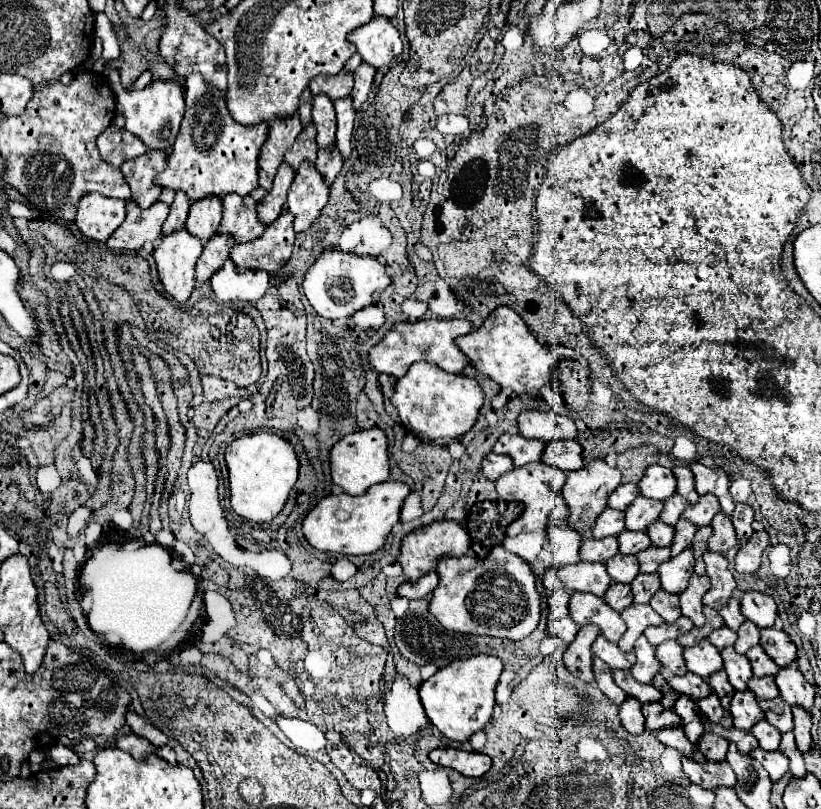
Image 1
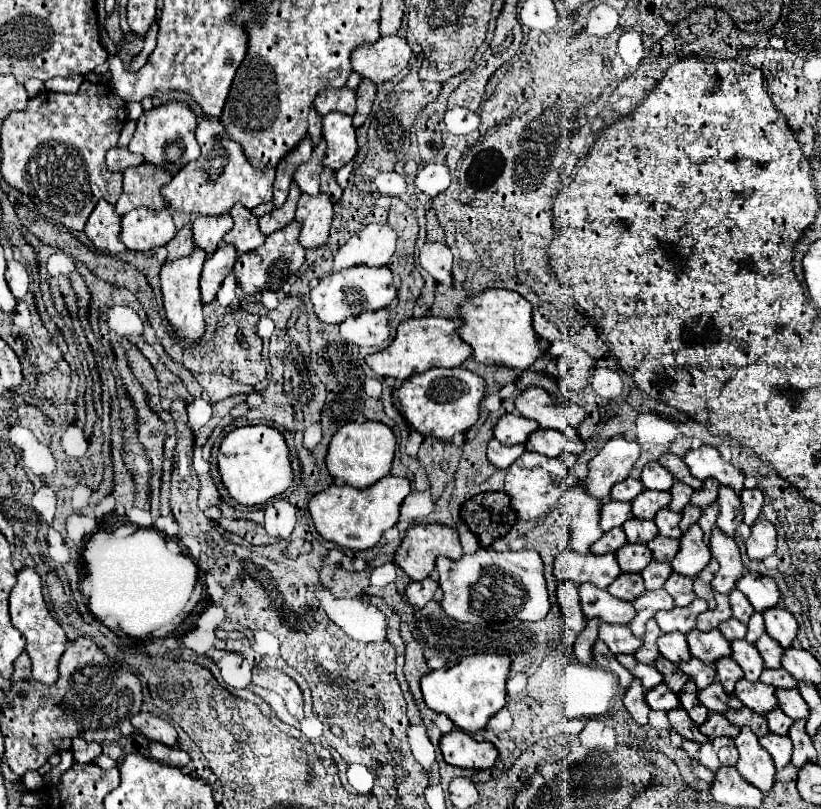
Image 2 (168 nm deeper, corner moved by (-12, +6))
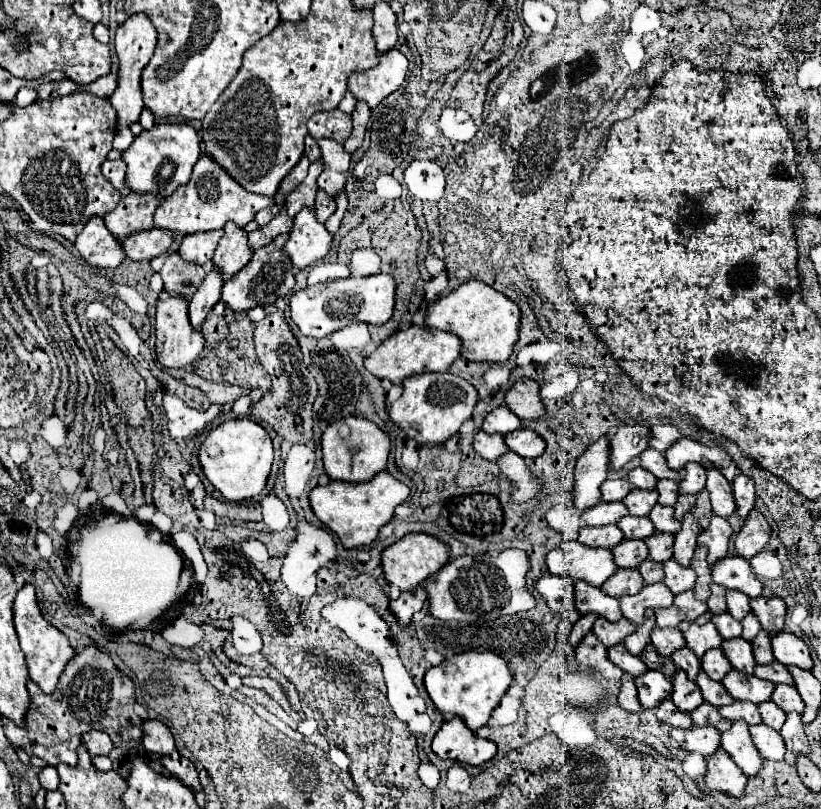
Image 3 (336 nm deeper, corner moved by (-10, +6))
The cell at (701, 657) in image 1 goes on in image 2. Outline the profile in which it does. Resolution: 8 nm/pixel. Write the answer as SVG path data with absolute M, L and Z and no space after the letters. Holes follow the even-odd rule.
M717 628L709 630L709 632L691 630L687 634L687 642L689 642L691 656L695 656L707 664L713 664L713 662L717 662L717 658L731 654L729 642L725 640L725 636Z

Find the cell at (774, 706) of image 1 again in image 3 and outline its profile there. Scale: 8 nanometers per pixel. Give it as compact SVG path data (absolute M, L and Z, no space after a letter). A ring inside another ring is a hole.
M777 684L771 700L773 700L781 710L785 710L787 714L789 714L789 712L799 712L799 714L801 714L803 708L805 708L805 704L803 704L797 688L795 688L795 686L787 686L787 684Z

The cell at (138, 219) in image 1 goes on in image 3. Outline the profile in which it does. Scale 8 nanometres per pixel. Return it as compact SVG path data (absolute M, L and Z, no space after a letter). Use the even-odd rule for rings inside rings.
M151 228L151 230L139 230L139 234L131 234L123 240L123 248L127 258L131 260L153 260L155 256L161 256L169 250L173 242L173 234L167 234L167 230Z

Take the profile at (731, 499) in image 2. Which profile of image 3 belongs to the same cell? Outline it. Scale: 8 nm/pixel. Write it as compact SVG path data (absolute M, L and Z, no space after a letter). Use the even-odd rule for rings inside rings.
M715 468L707 470L707 490L709 490L713 514L721 518L729 518L731 514L735 514L735 500L733 500L731 484Z

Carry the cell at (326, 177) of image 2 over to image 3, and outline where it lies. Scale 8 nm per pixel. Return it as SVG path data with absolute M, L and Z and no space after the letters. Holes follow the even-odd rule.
M319 190L313 208L315 208L315 214L317 214L319 222L325 222L337 210L337 204L335 204L335 200L329 194L323 194L323 190Z

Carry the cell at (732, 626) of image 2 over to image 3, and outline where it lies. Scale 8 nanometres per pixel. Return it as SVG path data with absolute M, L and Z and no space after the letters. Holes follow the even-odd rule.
M729 612L711 618L711 622L717 626L719 634L721 634L725 640L727 640L727 638L737 638L737 636L741 636L741 622L737 622Z

